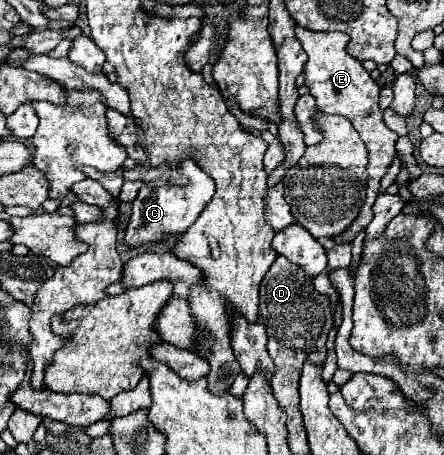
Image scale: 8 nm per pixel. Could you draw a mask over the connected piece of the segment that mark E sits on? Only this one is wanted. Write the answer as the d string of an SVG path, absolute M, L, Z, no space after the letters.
M297 26L295 36L309 56L309 62L305 64L305 86L311 90L311 96L315 96L317 110L323 112L323 114L341 114L347 120L351 120L353 128L359 132L359 138L363 140L367 152L369 152L369 164L367 164L369 176L367 176L365 204L363 204L359 216L345 228L345 232L341 232L339 236L333 236L335 244L351 244L353 238L361 230L365 230L367 224L373 218L371 208L373 208L373 202L379 194L379 182L393 162L397 134L393 130L389 130L383 122L383 112L379 110L379 104L377 104L379 102L379 86L369 76L369 72L361 66L361 62L357 62L355 58L351 58L347 54L347 50L345 50L347 40L349 40L347 34L341 34L341 32L307 32L307 30Z

